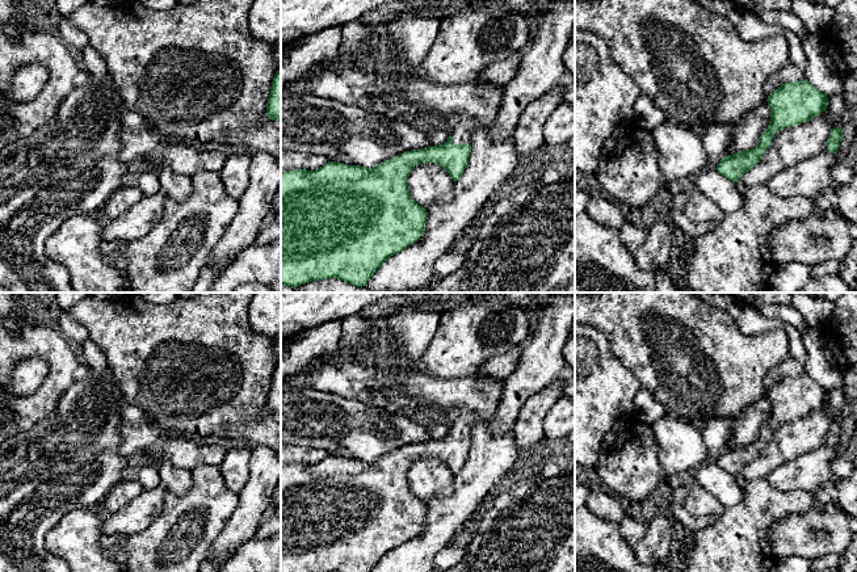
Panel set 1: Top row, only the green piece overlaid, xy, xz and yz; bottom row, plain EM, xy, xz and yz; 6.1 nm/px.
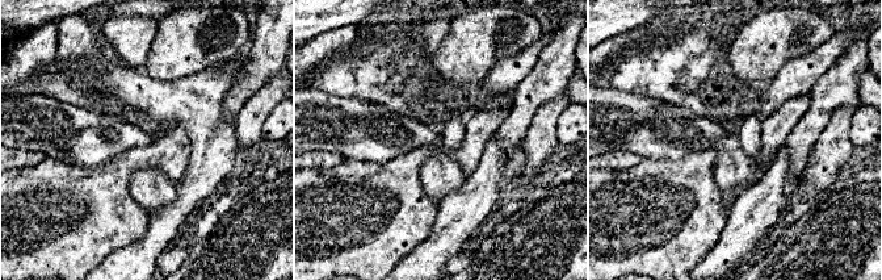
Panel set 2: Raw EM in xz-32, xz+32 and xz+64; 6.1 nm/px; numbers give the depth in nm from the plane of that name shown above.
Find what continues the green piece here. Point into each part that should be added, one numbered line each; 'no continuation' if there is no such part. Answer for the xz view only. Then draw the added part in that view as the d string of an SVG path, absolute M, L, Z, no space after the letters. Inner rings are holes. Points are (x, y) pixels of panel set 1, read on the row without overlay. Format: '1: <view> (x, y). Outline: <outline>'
1: xz (462, 424). Outline: M458 413L451 421L451 430L454 438L471 438L472 428L475 424L475 415Z

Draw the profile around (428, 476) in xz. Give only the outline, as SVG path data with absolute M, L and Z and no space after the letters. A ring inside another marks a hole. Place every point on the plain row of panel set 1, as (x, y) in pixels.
M421 457L408 470L409 488L424 502L441 495L450 495L453 479L449 467L434 457Z

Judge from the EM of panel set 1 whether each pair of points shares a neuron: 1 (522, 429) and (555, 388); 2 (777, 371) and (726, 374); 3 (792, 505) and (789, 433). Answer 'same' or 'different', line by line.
1: same
2: different
3: different

